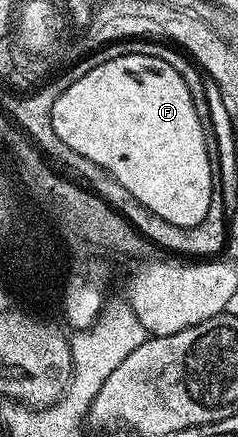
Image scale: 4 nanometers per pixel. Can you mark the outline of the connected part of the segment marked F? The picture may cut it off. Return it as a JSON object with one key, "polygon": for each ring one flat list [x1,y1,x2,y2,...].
{"polygon":[[133,53,117,57,108,63,100,63,100,67,92,67,92,71,88,75,80,75,80,79,63,91,50,114,55,118,56,132,62,133,62,138,70,141,71,147,79,149,84,155,84,159,90,159,92,163,104,167,104,171,111,173,137,201,144,203,144,207,148,207,148,211,160,215,160,219,168,219,168,223,176,223,180,227,196,227,196,223,200,223,200,219,204,219,204,215,208,215,208,202,216,187,216,178,212,175,200,115,196,115,196,107,192,107,192,95,188,95,188,87,184,87,184,79,180,79,180,74,174,68,168,67,168,63,164,63,164,59]]}

